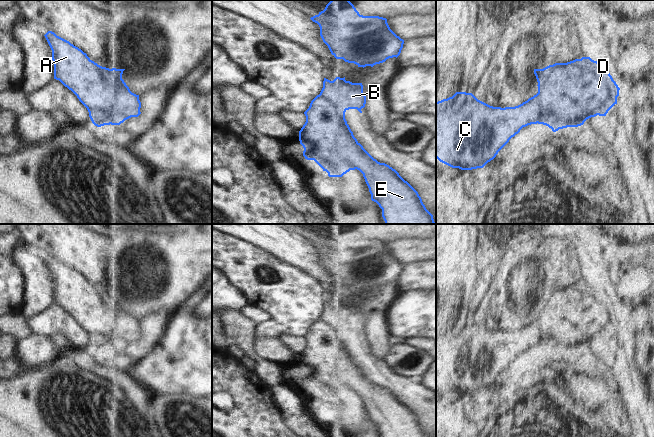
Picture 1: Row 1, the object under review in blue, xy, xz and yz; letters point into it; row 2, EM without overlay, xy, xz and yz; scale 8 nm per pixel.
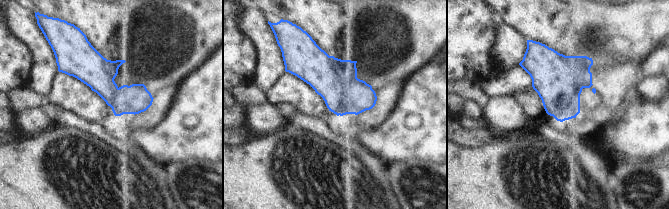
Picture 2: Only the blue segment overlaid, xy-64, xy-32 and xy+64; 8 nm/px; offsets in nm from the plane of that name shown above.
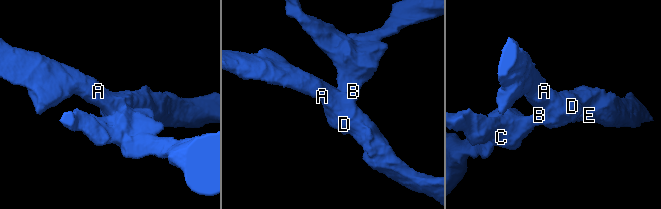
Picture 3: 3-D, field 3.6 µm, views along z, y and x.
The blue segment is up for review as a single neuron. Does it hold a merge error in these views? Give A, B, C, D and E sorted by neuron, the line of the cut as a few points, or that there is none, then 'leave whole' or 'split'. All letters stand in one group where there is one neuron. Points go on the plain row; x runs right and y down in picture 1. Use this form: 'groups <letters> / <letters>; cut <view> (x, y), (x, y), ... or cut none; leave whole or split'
groups A D E / B C; cut xy (125, 308), (121, 325), (108, 334), (110, 347); split

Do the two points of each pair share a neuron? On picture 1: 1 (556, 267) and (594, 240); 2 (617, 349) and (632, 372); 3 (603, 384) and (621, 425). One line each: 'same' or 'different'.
1: different
2: same
3: different

